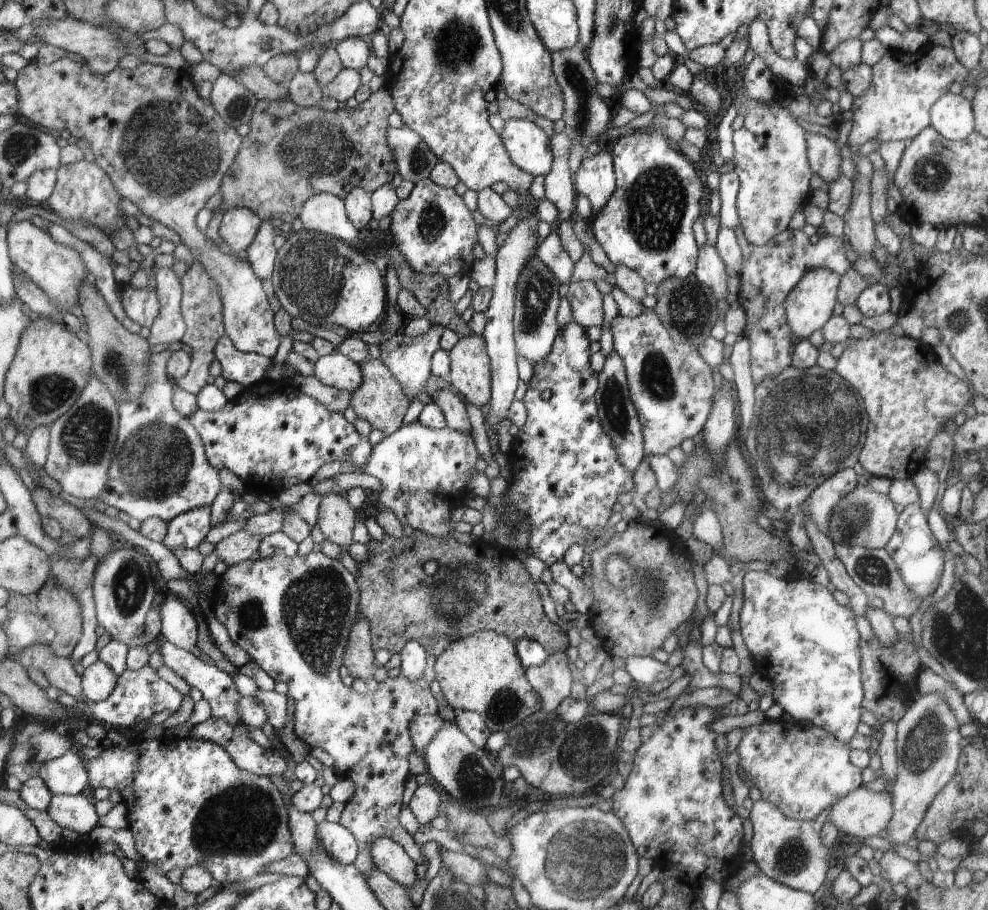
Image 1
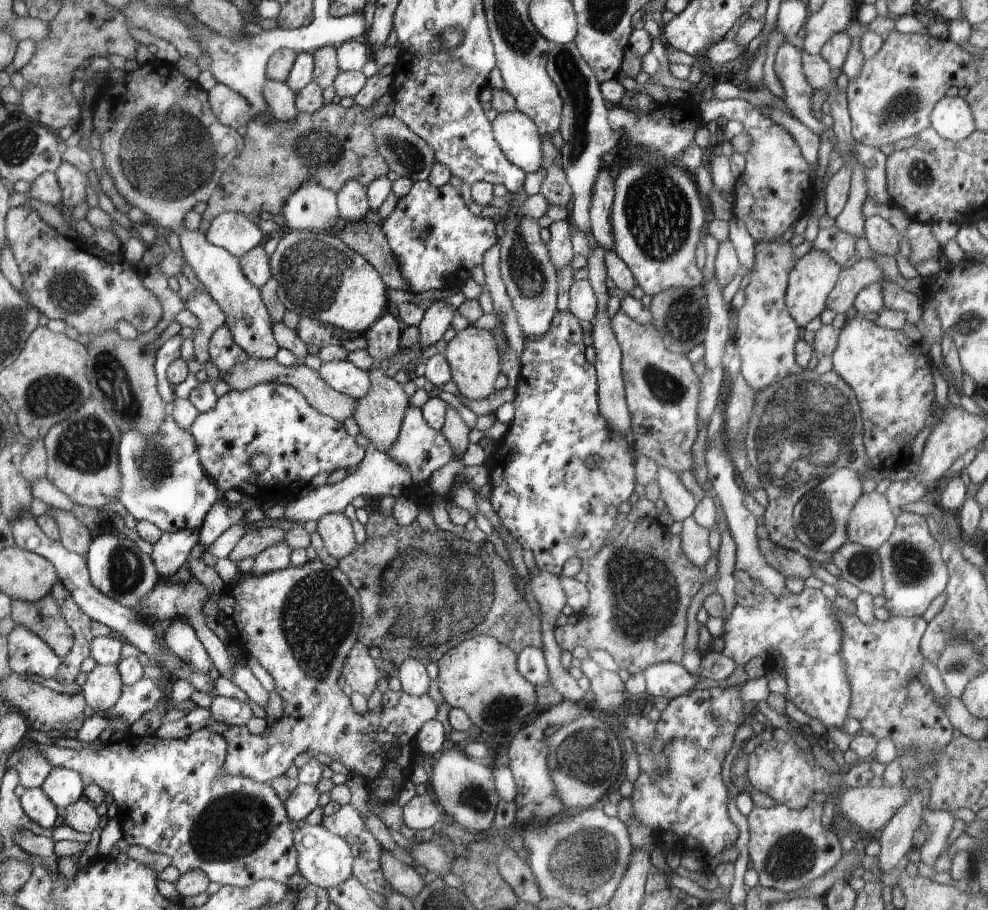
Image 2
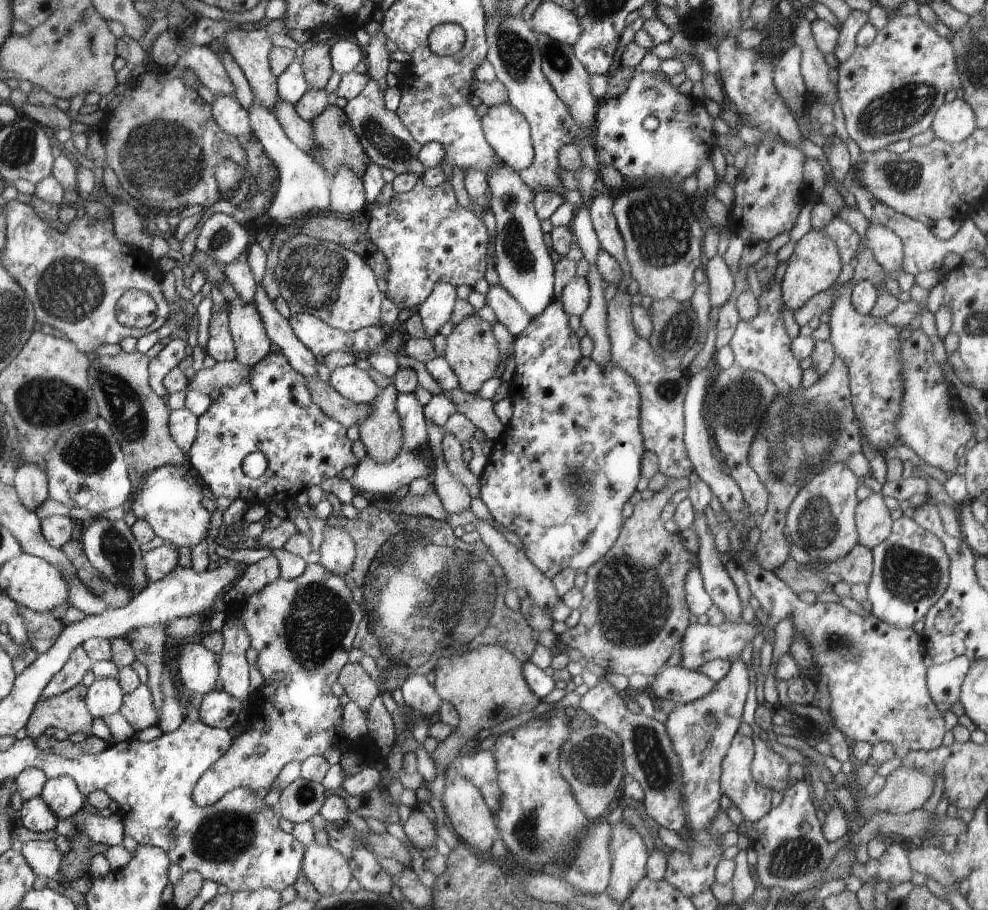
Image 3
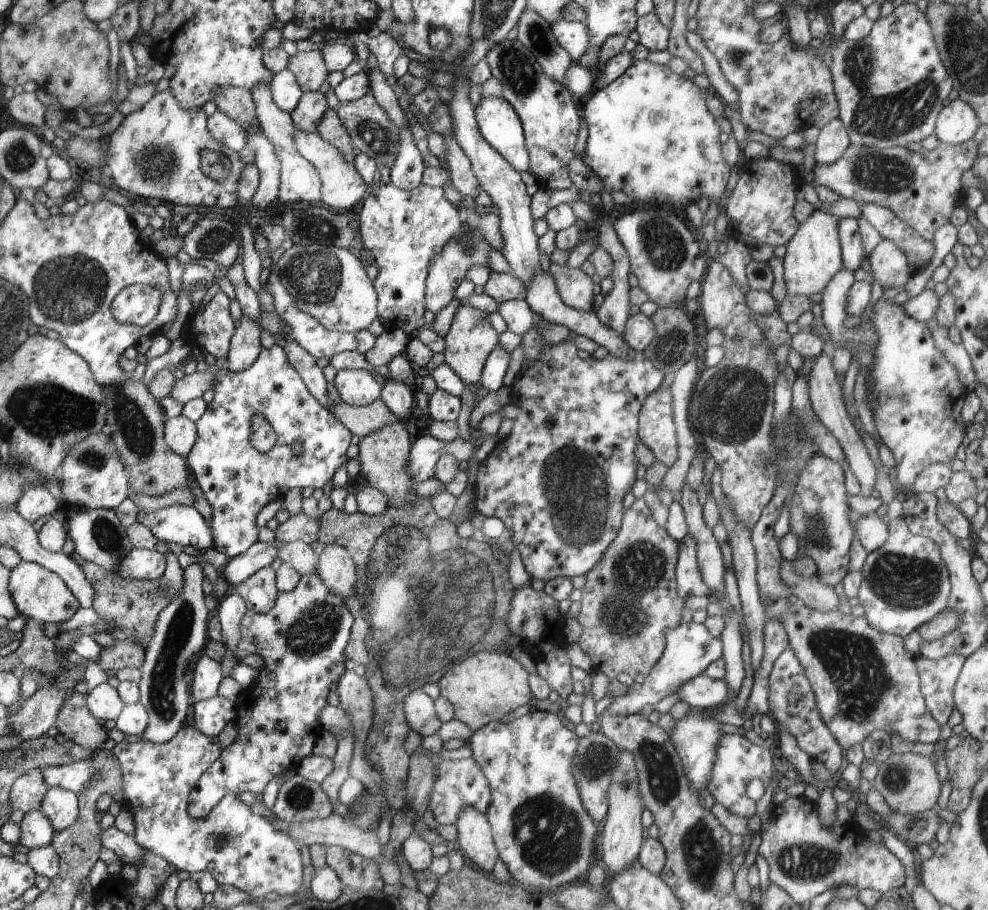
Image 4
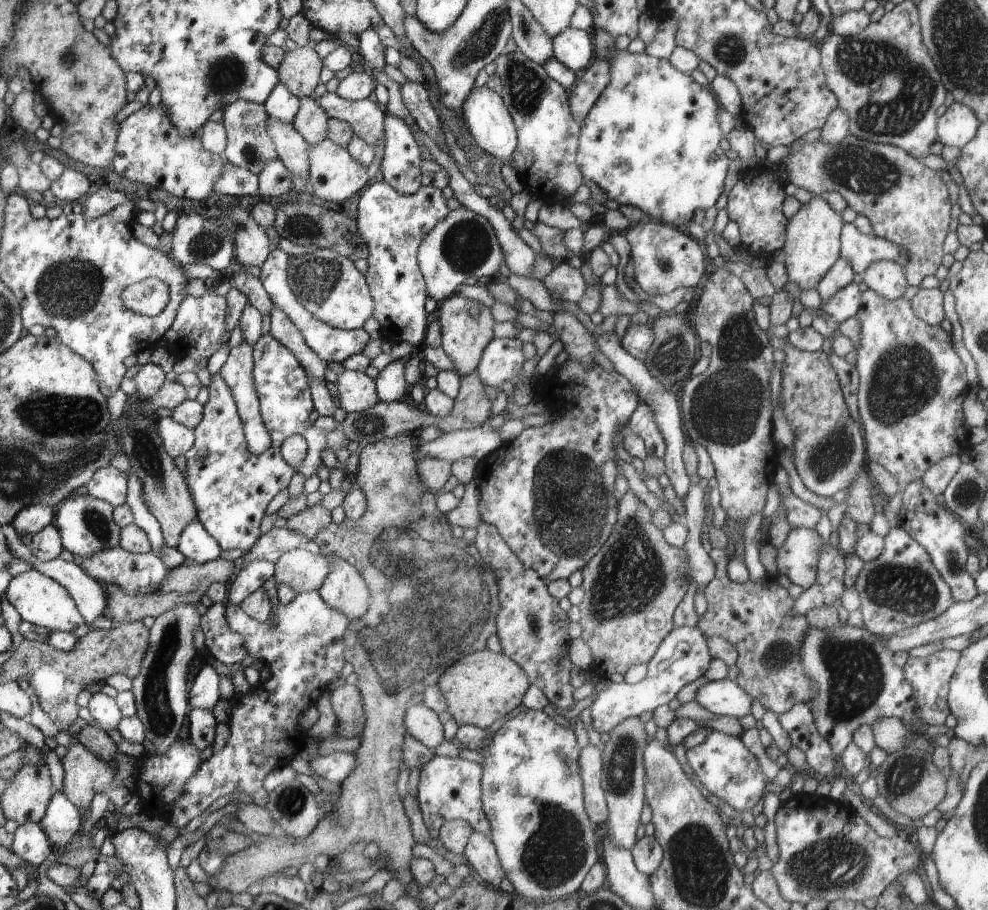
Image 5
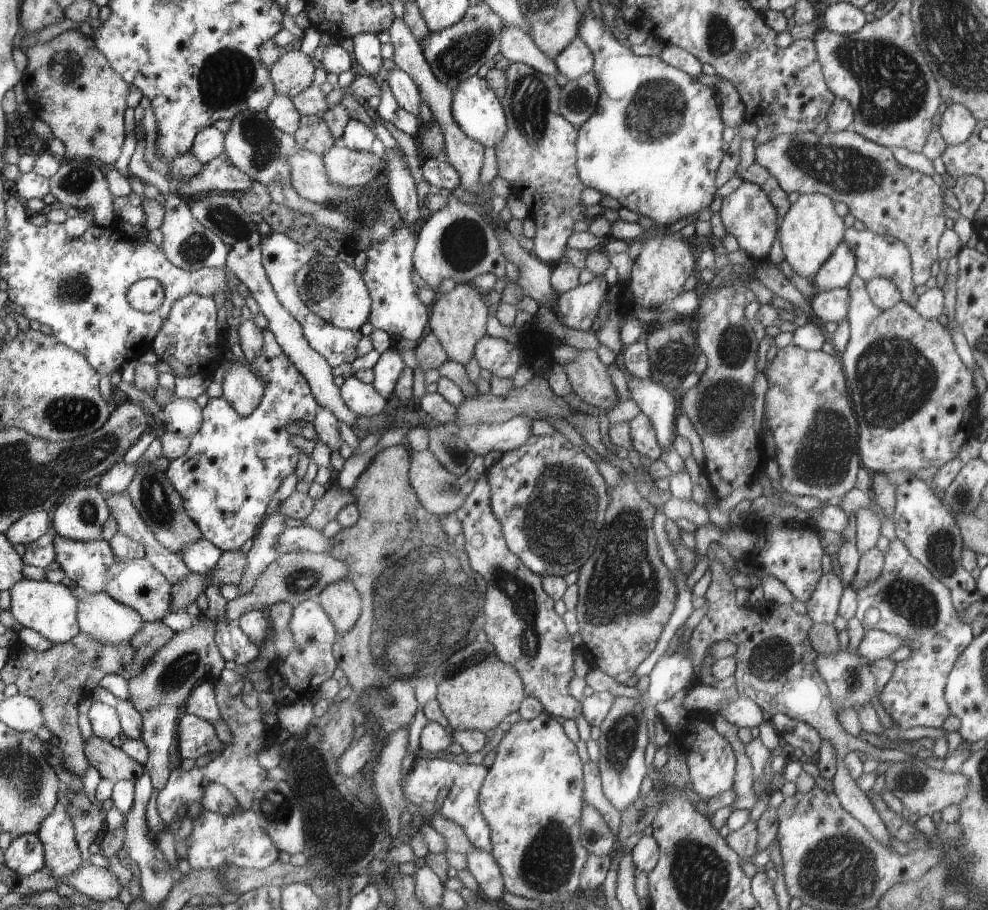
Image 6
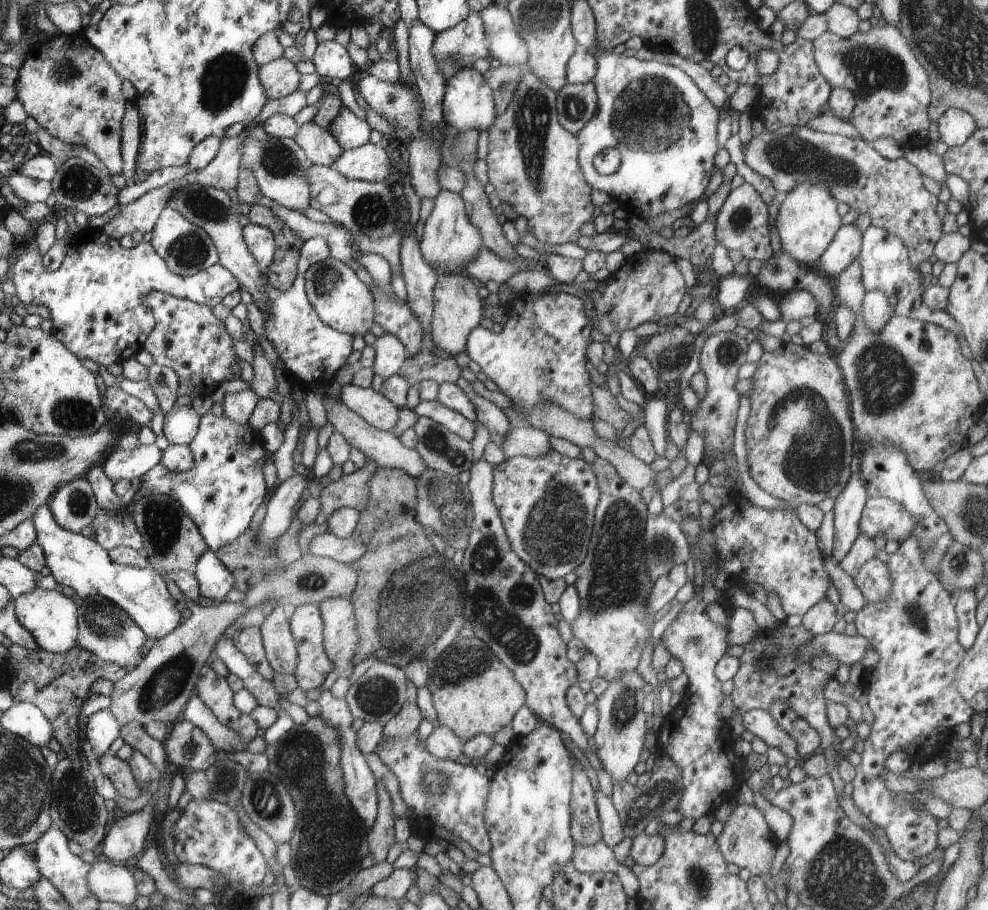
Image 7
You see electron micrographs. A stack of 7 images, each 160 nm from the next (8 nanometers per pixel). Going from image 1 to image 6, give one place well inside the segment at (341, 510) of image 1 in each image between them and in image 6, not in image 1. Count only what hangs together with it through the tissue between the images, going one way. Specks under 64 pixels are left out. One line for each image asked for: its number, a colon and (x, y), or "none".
2: (335, 529)
3: (337, 550)
4: (335, 568)
5: (344, 590)
6: (343, 603)

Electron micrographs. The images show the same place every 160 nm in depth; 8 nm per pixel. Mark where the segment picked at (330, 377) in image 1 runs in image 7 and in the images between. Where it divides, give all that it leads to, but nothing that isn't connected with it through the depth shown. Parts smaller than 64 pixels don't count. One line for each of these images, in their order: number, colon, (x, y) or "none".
2: (343, 376)
3: (353, 383)
4: (357, 387)
5: (357, 392)
6: (363, 398)
7: (375, 408)

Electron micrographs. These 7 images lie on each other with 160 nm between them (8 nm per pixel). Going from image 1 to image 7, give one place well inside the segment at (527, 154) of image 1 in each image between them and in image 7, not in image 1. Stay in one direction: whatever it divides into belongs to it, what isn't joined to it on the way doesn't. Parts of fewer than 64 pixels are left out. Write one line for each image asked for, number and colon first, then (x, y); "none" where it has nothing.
2: (517, 134)
3: (507, 130)
4: (499, 124)
5: (485, 114)
6: (478, 110)
7: (468, 103)

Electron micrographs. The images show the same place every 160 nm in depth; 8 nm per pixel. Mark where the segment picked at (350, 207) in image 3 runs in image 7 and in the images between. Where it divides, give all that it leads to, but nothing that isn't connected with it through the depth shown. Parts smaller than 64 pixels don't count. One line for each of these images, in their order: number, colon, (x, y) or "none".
4: (343, 186)
5: (335, 175)
6: (345, 167)
7: (370, 162)

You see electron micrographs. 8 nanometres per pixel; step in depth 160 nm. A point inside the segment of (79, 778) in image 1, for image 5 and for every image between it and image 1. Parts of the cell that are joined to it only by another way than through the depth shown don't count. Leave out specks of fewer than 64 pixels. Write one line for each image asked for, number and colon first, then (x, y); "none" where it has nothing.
2: (63, 786)
3: (62, 795)
4: (61, 806)
5: (62, 820)

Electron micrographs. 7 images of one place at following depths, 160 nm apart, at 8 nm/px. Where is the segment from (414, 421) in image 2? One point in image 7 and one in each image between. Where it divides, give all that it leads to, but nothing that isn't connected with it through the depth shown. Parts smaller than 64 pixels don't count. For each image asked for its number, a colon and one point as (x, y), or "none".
3: (415, 434)
4: (398, 397)
5: (390, 382)
6: (390, 365)
7: (390, 353)

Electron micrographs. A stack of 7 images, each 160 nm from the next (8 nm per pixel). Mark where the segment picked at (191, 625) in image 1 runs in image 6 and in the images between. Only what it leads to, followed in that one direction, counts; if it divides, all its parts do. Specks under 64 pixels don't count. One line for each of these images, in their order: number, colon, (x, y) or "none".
2: (183, 641)
3: (199, 670)
4: (208, 673)
5: (204, 693)
6: (201, 703)

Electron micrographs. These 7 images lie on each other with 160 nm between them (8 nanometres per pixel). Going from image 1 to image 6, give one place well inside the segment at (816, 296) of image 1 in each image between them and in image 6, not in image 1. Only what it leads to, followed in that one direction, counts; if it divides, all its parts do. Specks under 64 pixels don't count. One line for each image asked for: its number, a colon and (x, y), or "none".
2: (813, 276)
3: (815, 264)
4: (813, 256)
5: (812, 245)
6: (810, 231)

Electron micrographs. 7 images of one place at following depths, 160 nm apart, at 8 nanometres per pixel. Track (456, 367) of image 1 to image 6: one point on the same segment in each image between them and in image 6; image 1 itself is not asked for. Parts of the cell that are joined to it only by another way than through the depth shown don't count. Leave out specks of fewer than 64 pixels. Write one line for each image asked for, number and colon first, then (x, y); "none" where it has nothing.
2: (473, 356)
3: (472, 350)
4: (471, 338)
5: (467, 328)
6: (459, 318)

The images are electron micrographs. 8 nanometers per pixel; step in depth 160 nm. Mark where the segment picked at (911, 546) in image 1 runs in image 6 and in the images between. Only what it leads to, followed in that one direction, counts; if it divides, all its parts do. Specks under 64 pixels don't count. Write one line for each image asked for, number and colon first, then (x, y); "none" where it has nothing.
2: (914, 573)
3: (910, 573)
4: (905, 583)
5: (901, 588)
6: (905, 600)

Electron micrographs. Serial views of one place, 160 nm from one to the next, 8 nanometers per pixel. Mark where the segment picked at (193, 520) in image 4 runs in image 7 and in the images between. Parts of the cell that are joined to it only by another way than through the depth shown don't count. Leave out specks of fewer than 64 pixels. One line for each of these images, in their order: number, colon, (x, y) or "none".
5: (196, 544)
6: (201, 557)
7: (215, 581)

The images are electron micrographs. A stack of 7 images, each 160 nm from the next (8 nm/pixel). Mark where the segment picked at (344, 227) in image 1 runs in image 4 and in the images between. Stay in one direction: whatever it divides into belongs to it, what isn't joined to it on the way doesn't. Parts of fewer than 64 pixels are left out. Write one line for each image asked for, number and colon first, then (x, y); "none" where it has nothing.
2: (312, 207)
3: (303, 185)
4: (299, 181)

